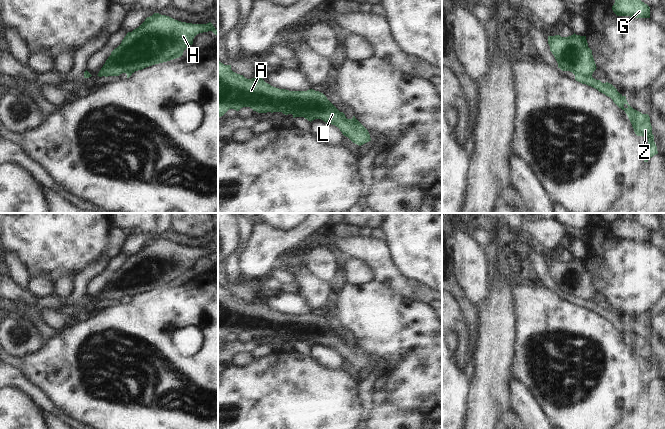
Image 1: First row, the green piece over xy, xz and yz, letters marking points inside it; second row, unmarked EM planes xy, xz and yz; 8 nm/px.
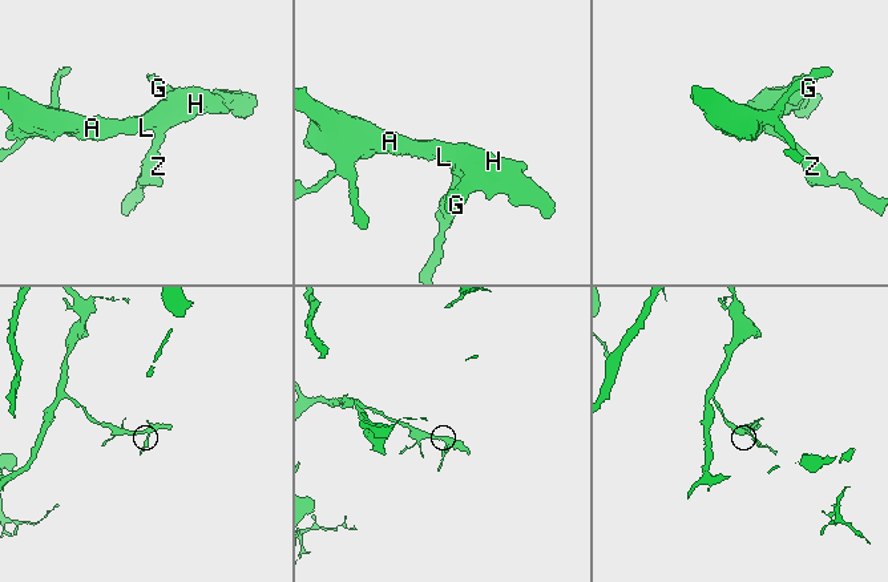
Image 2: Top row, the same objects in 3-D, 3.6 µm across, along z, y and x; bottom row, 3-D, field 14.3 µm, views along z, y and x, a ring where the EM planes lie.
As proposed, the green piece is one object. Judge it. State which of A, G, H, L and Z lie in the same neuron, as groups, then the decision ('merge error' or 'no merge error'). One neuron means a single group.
groups A G H L / Z; merge error

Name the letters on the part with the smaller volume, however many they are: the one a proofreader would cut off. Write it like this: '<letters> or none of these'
Z

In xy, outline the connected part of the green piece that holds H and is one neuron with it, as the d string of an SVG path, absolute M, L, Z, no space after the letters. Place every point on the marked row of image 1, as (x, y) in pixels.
M154 13L132 32L128 32L121 44L115 48L99 71L99 77L119 76L122 73L134 73L146 67L167 62L183 55L184 50L193 44L194 37L203 32L218 31L211 22L192 24L175 20L169 16Z

